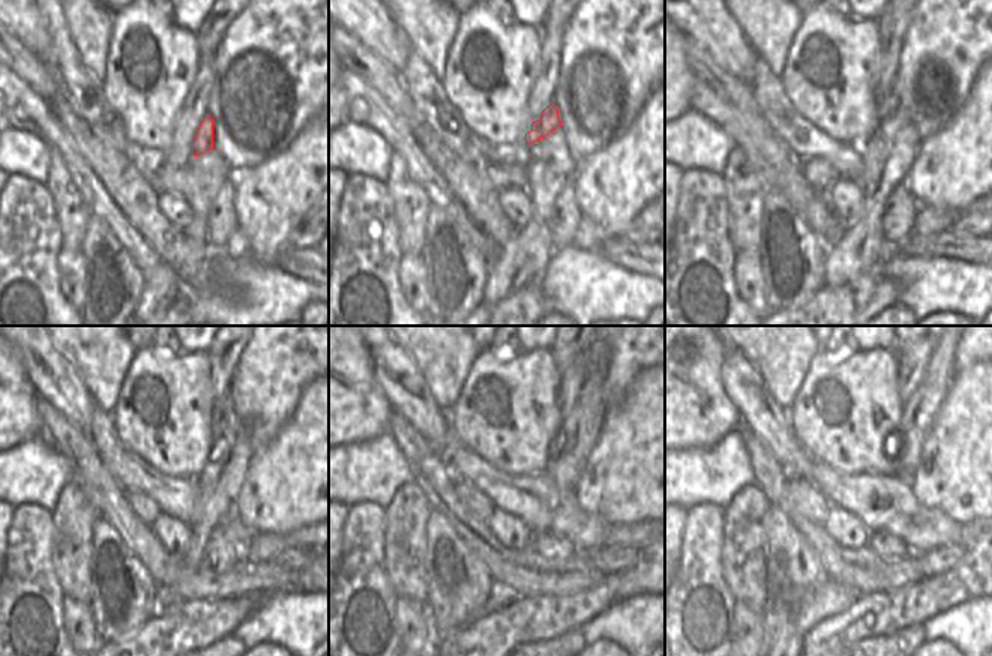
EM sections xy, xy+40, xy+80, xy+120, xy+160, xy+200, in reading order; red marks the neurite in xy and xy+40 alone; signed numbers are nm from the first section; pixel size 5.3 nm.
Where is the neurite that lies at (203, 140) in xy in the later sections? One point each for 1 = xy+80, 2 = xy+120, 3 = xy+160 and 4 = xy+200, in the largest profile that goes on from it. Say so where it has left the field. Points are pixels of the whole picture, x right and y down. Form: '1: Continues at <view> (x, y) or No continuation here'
1: Continues at xy+80 (886, 110)
2: Continues at xy+120 (218, 445)
3: Continues at xy+160 (572, 380)
4: Continues at xy+200 (911, 362)

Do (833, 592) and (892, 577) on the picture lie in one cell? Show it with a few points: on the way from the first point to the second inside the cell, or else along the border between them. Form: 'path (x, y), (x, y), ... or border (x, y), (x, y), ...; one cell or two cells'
border (829, 578), (850, 587), (857, 595); two cells

